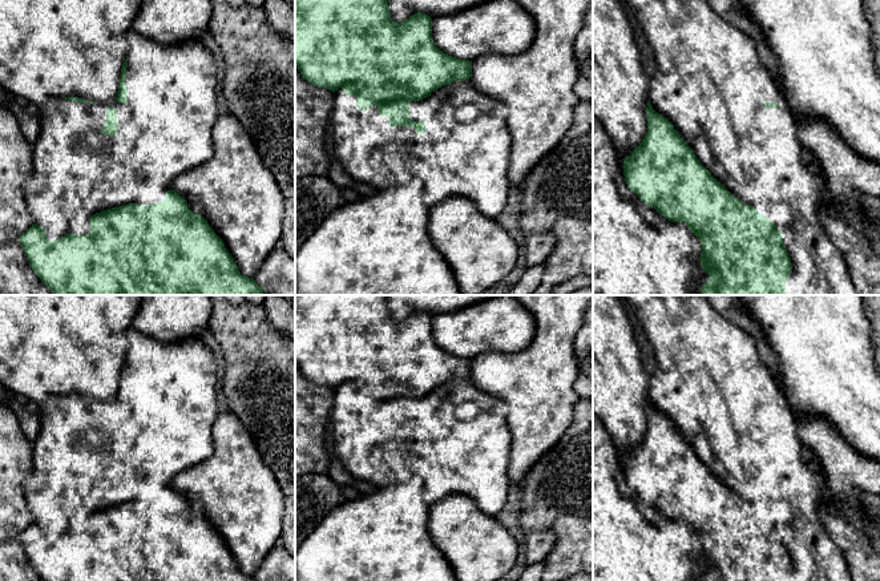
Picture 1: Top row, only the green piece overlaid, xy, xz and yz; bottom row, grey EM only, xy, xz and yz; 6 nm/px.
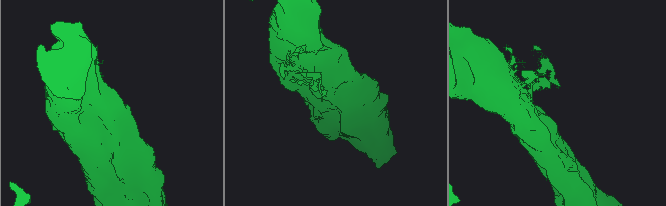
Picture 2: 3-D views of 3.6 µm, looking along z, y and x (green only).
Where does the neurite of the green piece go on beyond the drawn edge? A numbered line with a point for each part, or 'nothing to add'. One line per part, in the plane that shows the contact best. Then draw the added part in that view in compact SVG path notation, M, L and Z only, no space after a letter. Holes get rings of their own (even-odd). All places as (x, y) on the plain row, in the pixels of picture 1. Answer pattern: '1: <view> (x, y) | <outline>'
nothing to add

